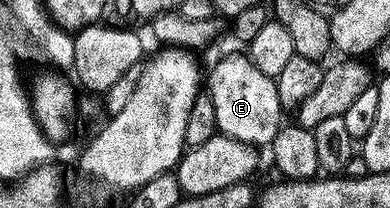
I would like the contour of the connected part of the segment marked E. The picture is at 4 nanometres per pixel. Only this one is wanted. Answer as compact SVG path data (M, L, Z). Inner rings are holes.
M248 55L225 56L210 70L209 76L207 72L207 95L211 98L211 102L215 102L215 122L220 135L229 136L232 140L238 140L244 144L269 146L283 127L283 120L281 120L283 109L277 93L277 81L274 77L263 74L249 61Z

